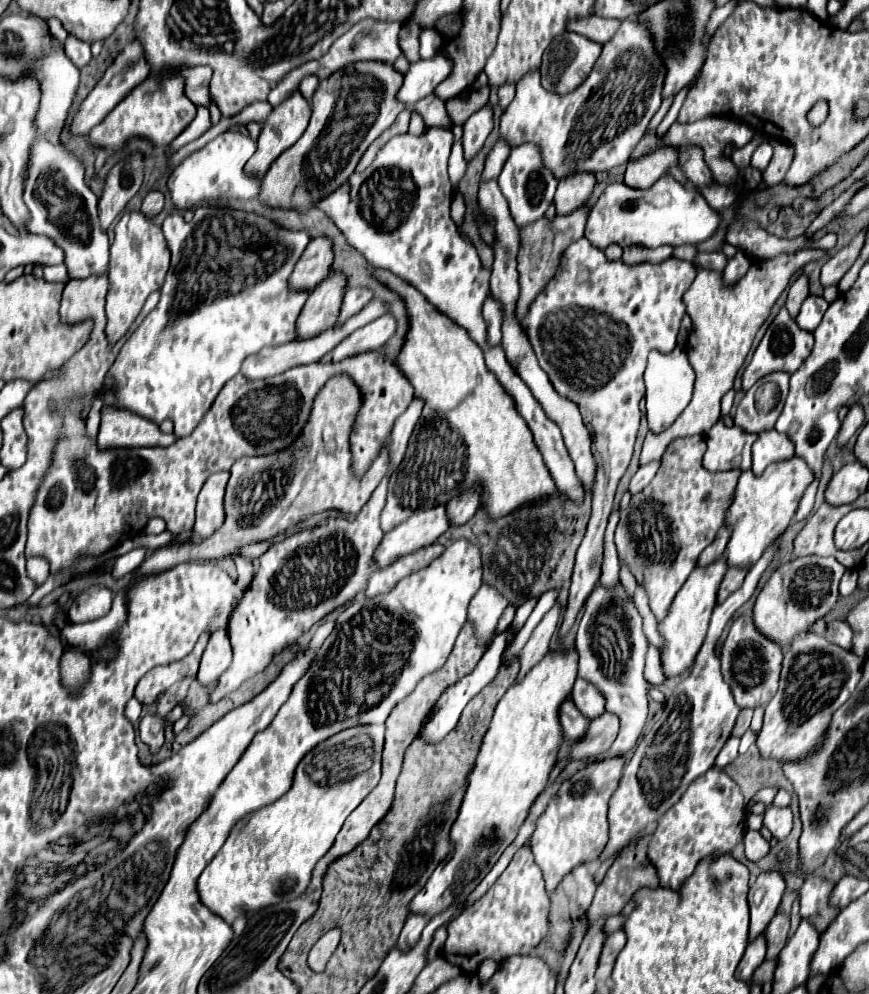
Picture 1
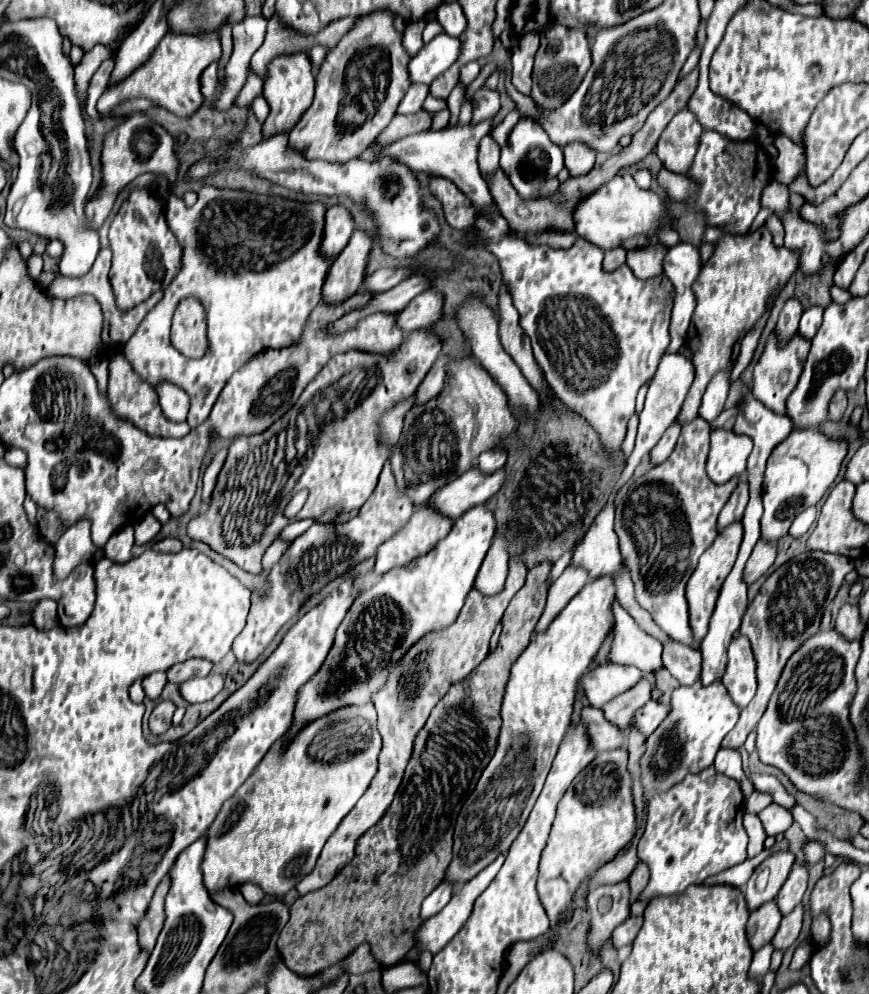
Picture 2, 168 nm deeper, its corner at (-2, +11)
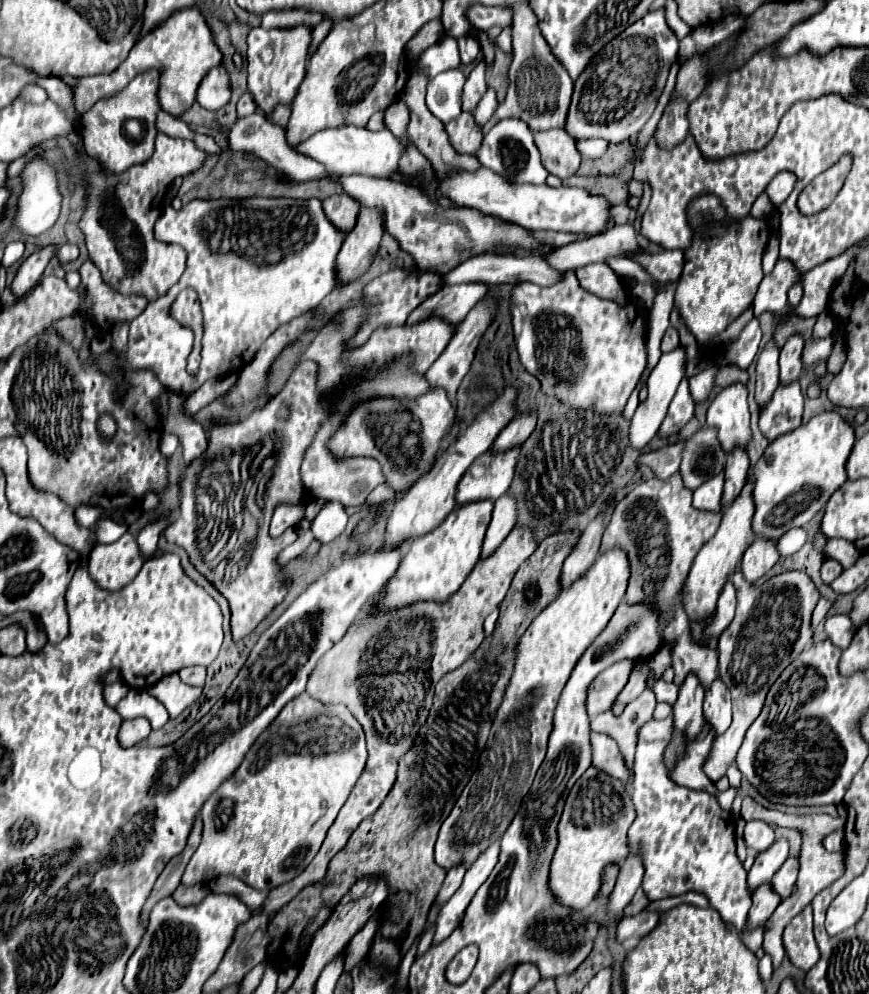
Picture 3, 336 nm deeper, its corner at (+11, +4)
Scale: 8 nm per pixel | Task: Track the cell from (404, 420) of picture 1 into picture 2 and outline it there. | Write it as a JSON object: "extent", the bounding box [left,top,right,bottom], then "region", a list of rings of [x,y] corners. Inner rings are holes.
{"extent":[414,356,448,406],"region":[[[440,356],[436,360],[436,364],[428,370],[426,378],[422,380],[422,384],[418,386],[416,390],[416,398],[414,398],[414,406],[422,406],[426,404],[428,400],[436,398],[444,386],[444,374],[446,374],[446,364],[448,364],[448,358],[446,356]]]}

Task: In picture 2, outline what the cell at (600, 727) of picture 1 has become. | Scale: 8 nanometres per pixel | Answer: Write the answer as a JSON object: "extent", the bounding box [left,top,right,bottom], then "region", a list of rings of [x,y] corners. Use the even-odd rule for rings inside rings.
{"extent":[604,680,652,730],"region":[[[640,680],[634,688],[630,688],[628,692],[616,696],[614,700],[610,700],[604,706],[604,716],[608,722],[612,722],[614,726],[618,726],[620,730],[630,722],[630,716],[650,700],[650,692],[652,686],[648,680]]]}

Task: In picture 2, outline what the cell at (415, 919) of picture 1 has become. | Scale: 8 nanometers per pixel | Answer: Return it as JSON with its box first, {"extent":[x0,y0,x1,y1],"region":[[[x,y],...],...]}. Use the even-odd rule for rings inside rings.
{"extent":[420,882,454,920],"region":[[[442,882],[436,890],[432,890],[432,892],[424,898],[424,902],[422,902],[420,918],[426,920],[426,918],[438,914],[438,912],[448,904],[448,900],[450,900],[450,896],[452,896],[452,888],[454,888],[454,886],[452,886],[450,882]]]}

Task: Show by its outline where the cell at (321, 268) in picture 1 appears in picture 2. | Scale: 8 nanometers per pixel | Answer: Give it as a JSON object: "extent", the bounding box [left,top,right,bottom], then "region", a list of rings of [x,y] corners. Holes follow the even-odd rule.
{"extent":[320,206,354,260],"region":[[[342,206],[328,208],[324,236],[320,242],[320,256],[334,260],[338,252],[348,244],[352,230],[354,230],[354,224],[352,224],[352,216],[348,210],[344,210]]]}

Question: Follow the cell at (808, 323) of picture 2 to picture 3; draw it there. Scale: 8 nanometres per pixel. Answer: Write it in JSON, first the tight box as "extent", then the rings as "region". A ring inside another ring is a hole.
{"extent":[779,335,803,385],"region":[[[801,335],[789,337],[789,341],[781,349],[781,357],[779,357],[779,367],[781,367],[779,385],[791,385],[799,379],[801,369],[803,369],[801,351],[803,351],[803,337]]]}

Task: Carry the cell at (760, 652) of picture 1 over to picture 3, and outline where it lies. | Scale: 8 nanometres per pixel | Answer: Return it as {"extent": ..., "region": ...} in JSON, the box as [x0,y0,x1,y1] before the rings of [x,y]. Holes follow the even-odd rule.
{"extent":[703,679,731,735],"region":[[[717,679],[711,685],[711,691],[705,693],[703,715],[709,719],[717,735],[725,733],[731,725],[731,699],[727,699],[727,687],[723,687]]]}

